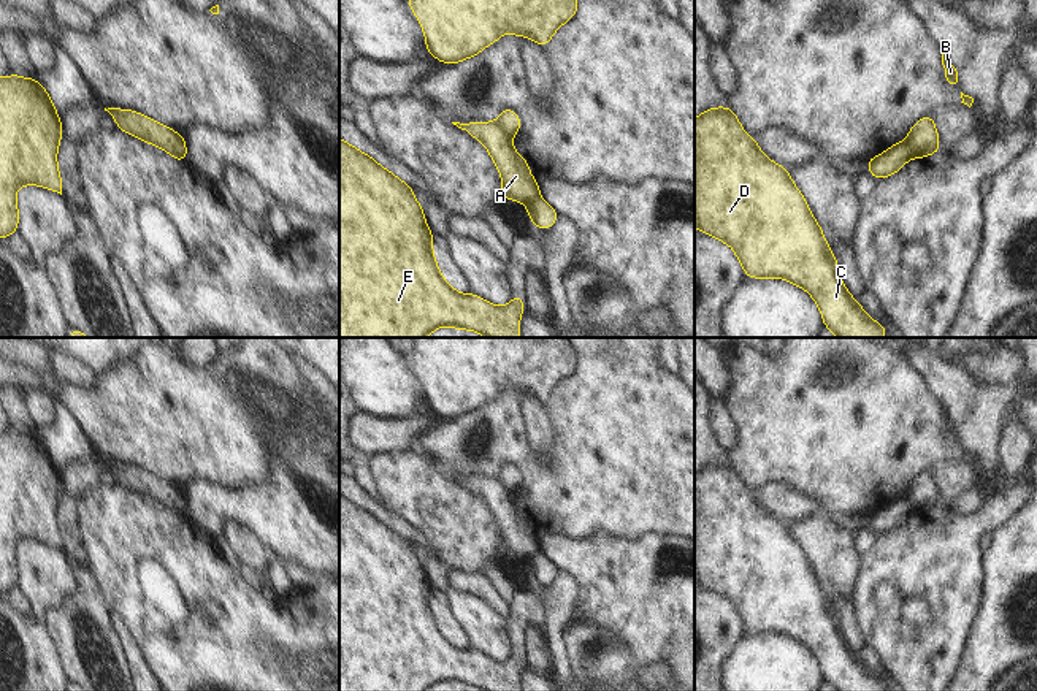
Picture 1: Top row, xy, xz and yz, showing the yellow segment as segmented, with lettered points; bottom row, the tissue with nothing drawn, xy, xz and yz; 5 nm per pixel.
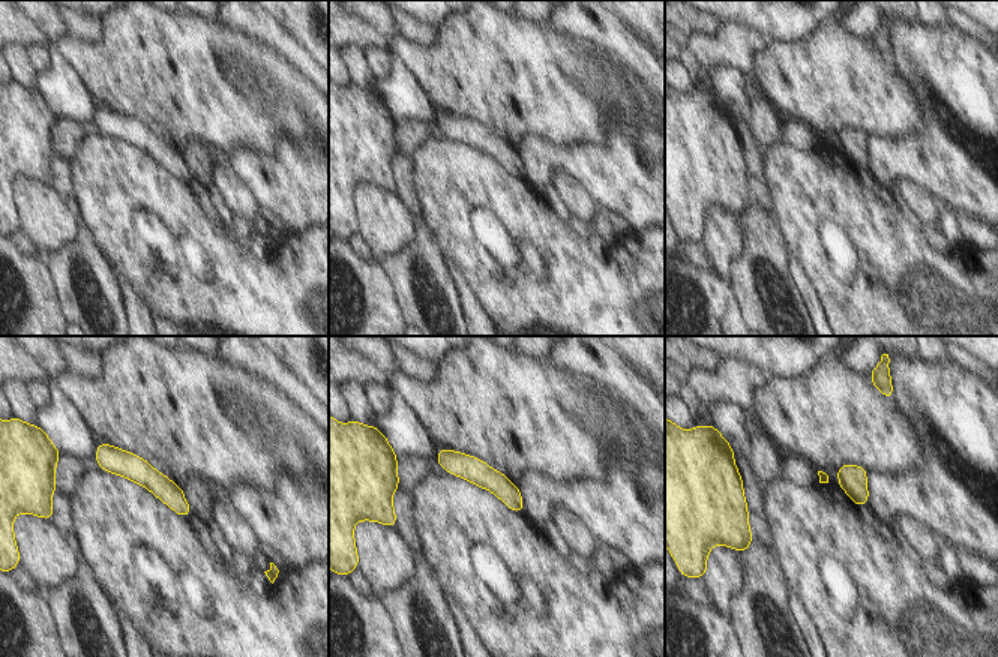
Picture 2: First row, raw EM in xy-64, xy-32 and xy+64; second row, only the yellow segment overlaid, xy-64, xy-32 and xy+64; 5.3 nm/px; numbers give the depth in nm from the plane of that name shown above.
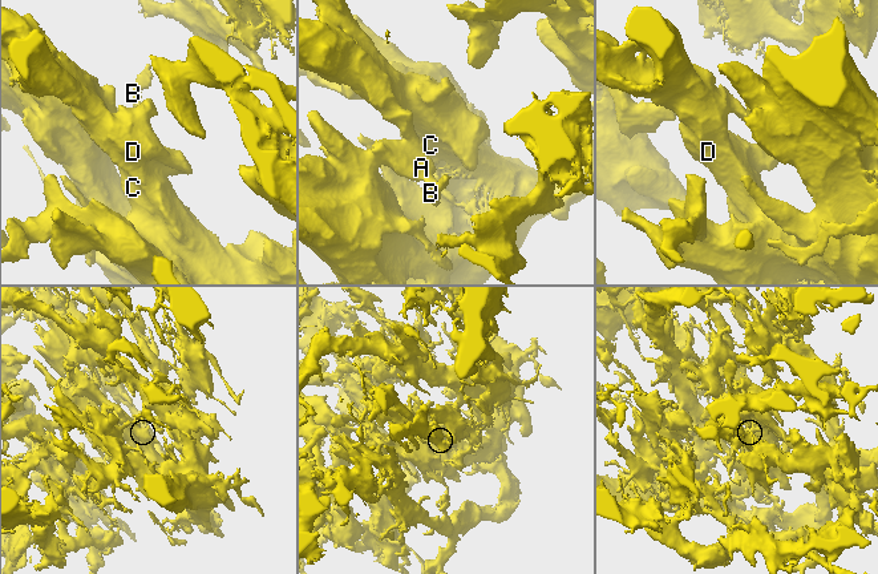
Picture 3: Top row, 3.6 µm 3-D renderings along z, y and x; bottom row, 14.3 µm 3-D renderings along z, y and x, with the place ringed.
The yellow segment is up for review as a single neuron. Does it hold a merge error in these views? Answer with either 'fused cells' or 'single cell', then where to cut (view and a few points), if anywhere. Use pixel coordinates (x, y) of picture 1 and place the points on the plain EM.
fused cells; cut in yz along (906, 496), (910, 512)

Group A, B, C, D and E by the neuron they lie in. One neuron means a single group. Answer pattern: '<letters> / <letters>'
A C D E / B

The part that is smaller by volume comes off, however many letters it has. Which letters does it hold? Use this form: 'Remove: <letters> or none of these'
Remove: B

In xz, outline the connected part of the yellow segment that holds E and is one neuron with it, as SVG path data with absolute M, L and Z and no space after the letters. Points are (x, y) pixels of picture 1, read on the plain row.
M339 493L339 691L428 691L441 681L520 691L520 648L506 661L458 648L438 623L433 594L412 542Z

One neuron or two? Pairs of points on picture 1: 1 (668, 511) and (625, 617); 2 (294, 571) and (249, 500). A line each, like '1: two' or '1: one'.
1: two
2: two

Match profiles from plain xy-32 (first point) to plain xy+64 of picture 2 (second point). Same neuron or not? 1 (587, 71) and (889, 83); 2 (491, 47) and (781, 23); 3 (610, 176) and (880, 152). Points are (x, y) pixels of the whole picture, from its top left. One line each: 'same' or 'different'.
1: same
2: different
3: same

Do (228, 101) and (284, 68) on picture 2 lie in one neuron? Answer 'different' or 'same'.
different

